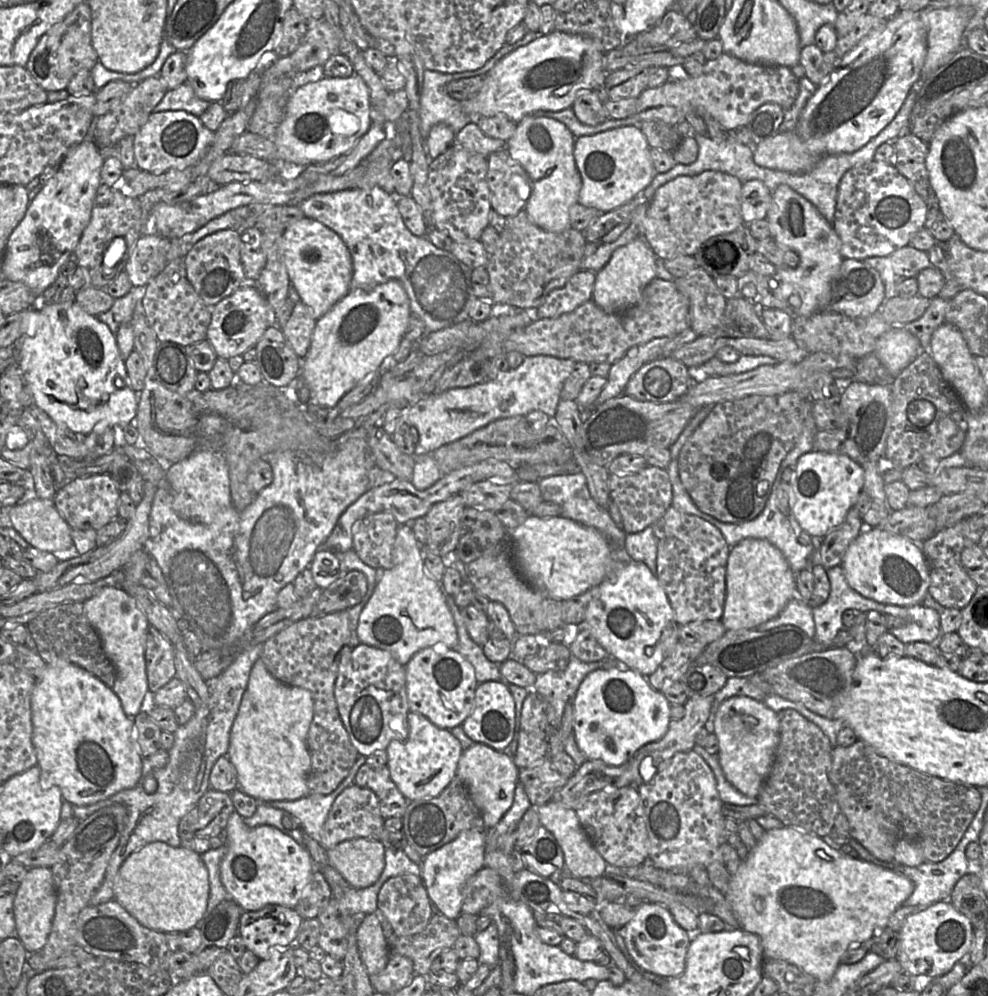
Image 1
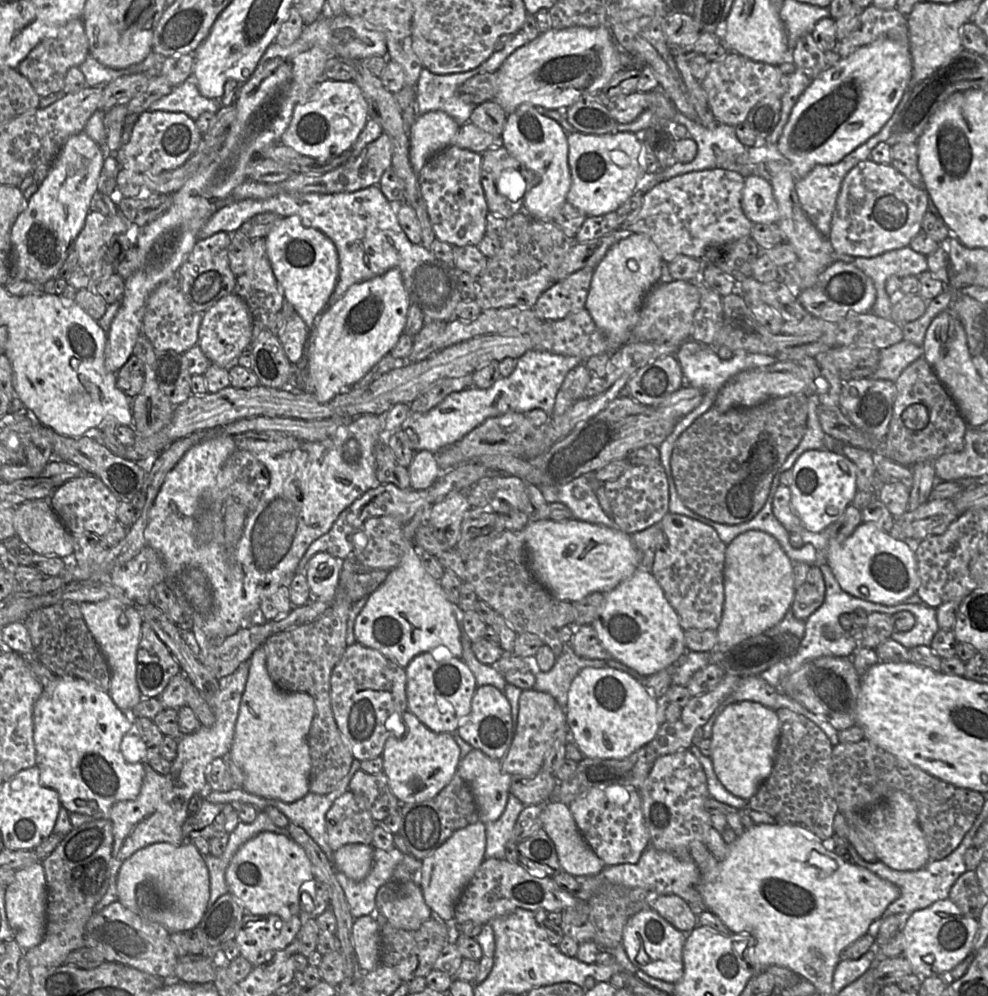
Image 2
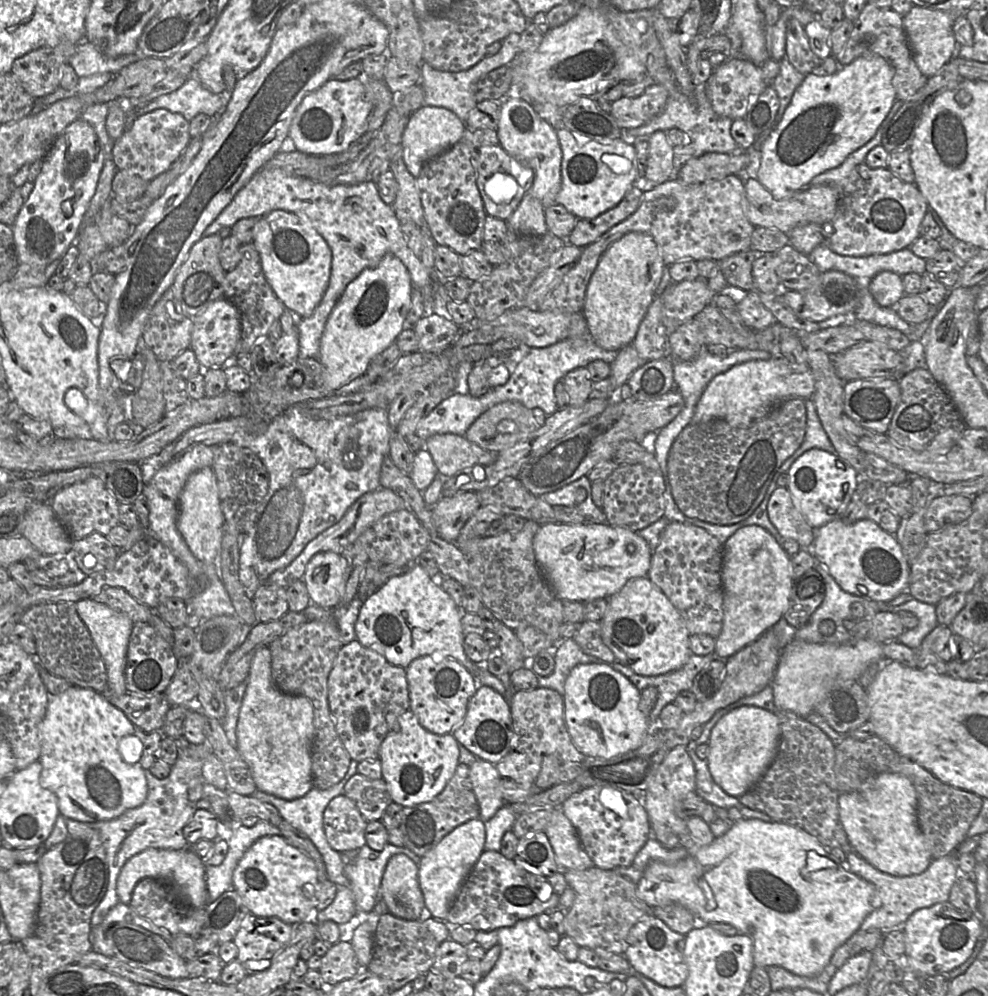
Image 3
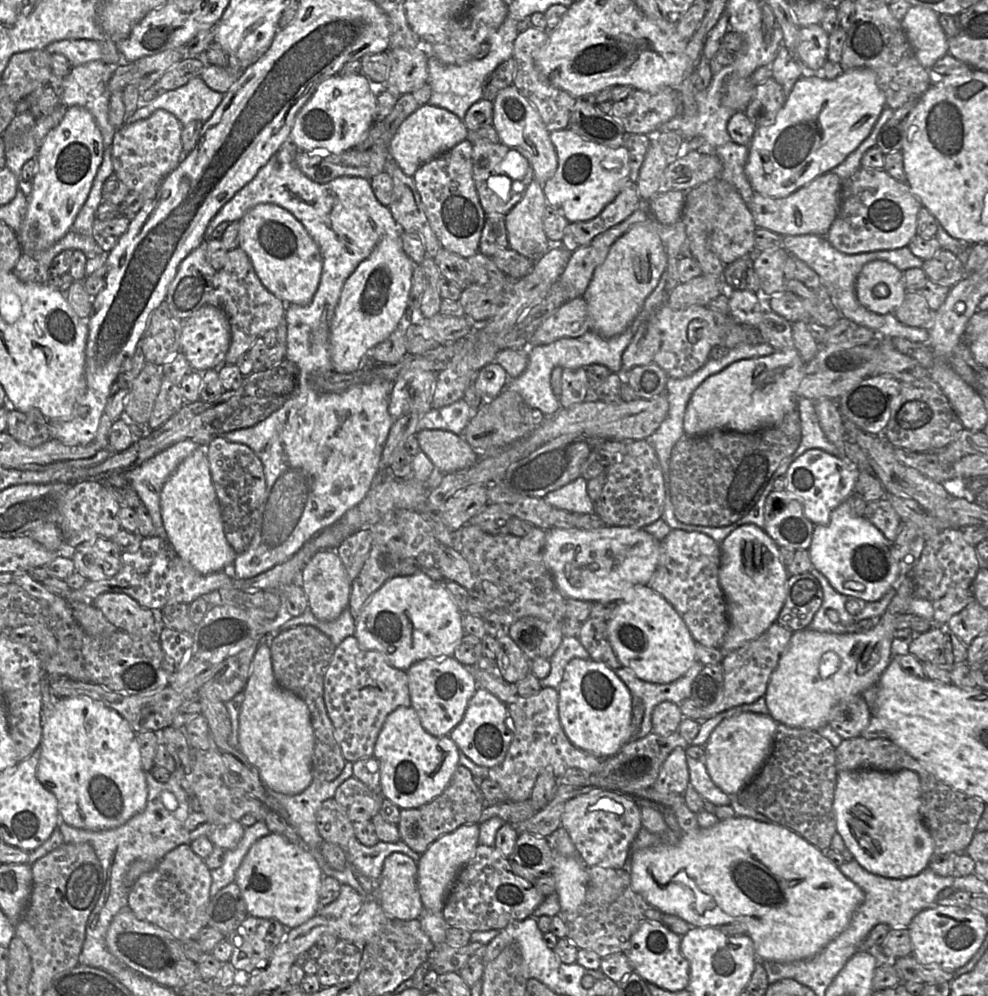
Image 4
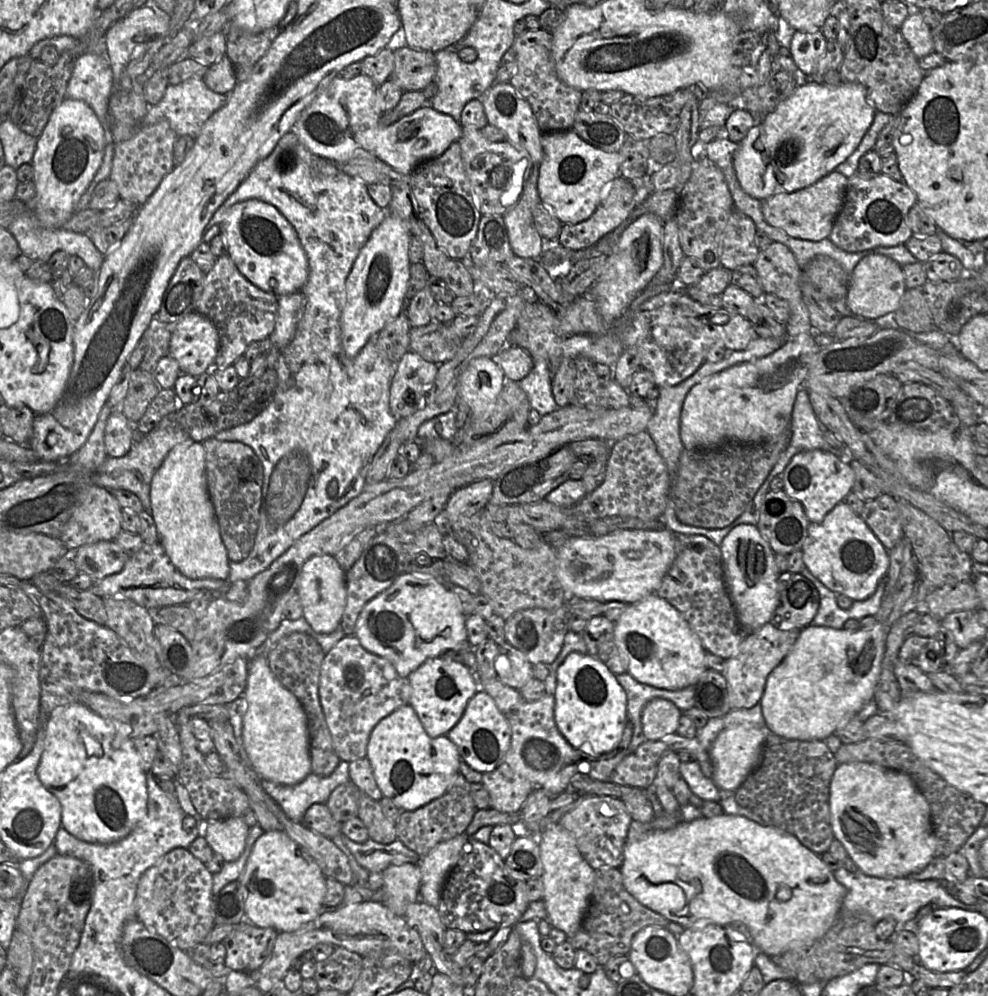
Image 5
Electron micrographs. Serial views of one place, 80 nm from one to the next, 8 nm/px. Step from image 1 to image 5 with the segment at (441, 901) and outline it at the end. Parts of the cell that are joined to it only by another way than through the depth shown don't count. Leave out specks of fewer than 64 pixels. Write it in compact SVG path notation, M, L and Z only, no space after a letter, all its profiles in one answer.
M465 832L436 845L419 861L420 900L437 908L446 879L471 837Z

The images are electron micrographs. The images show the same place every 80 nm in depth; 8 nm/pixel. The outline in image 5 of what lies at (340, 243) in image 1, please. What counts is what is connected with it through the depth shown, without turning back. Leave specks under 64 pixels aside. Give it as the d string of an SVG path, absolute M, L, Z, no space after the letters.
M258 199L236 203L220 223L226 254L240 273L260 289L275 296L292 294L308 280L309 265L298 234L291 223L272 204Z

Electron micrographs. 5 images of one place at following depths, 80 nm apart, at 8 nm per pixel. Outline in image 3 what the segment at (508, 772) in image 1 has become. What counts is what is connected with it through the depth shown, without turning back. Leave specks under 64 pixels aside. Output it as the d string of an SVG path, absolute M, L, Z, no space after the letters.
M479 758L469 766L469 770L473 792L480 808L480 819L486 822L506 804L498 785L502 777L494 764Z

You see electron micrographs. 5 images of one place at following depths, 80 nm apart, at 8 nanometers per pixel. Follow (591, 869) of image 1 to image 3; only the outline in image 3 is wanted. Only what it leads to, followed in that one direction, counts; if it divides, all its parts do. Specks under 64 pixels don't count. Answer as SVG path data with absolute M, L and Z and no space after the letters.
M561 807L555 808L545 833L561 870L586 870L594 863L581 845L578 834Z

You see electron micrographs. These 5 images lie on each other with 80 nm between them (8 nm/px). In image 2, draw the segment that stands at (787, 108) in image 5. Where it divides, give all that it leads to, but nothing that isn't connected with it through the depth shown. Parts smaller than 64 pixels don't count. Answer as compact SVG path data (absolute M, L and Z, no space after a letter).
M879 39L861 47L833 67L826 68L801 94L793 107L789 120L777 142L782 159L765 163L770 174L769 182L778 204L780 217L778 227L786 235L786 243L793 246L799 257L798 283L795 290L812 287L819 275L835 261L835 252L828 238L824 237L804 212L797 195L796 181L805 177L816 165L831 165L841 161L846 155L876 135L893 115L902 97L911 87L912 58L909 48L891 39Z

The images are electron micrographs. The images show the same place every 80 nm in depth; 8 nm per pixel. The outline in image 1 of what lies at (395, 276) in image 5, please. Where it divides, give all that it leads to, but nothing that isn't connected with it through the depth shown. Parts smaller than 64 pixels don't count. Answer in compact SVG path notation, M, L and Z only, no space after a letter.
M390 280L386 283L379 284L371 291L357 288L354 291L350 291L344 298L337 302L326 314L317 320L314 331L312 333L308 353L301 361L300 378L310 391L310 400L321 406L326 406L327 408L334 408L347 392L357 386L369 374L378 371L384 359L388 356L391 356L398 348L401 340L403 339L404 332L408 326L410 315L411 310L409 297L401 283L396 280Z

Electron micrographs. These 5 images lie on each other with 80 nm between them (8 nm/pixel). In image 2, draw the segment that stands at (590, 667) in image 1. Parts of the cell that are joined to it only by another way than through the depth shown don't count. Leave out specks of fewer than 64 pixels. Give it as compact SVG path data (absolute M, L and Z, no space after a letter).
M565 644L562 653L556 659L555 665L548 672L535 673L533 689L549 693L557 703L565 710L568 702L568 691L576 675L586 667L605 668L611 667L624 671L643 683L647 677L640 675L632 668L616 659L586 659L579 657L570 644Z

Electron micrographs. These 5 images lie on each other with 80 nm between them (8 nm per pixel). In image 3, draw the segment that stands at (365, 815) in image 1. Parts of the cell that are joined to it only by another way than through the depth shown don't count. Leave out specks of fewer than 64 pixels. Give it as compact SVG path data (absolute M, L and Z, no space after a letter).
M341 794L327 805L323 815L326 838L333 849L343 853L366 844L367 821L353 800Z

